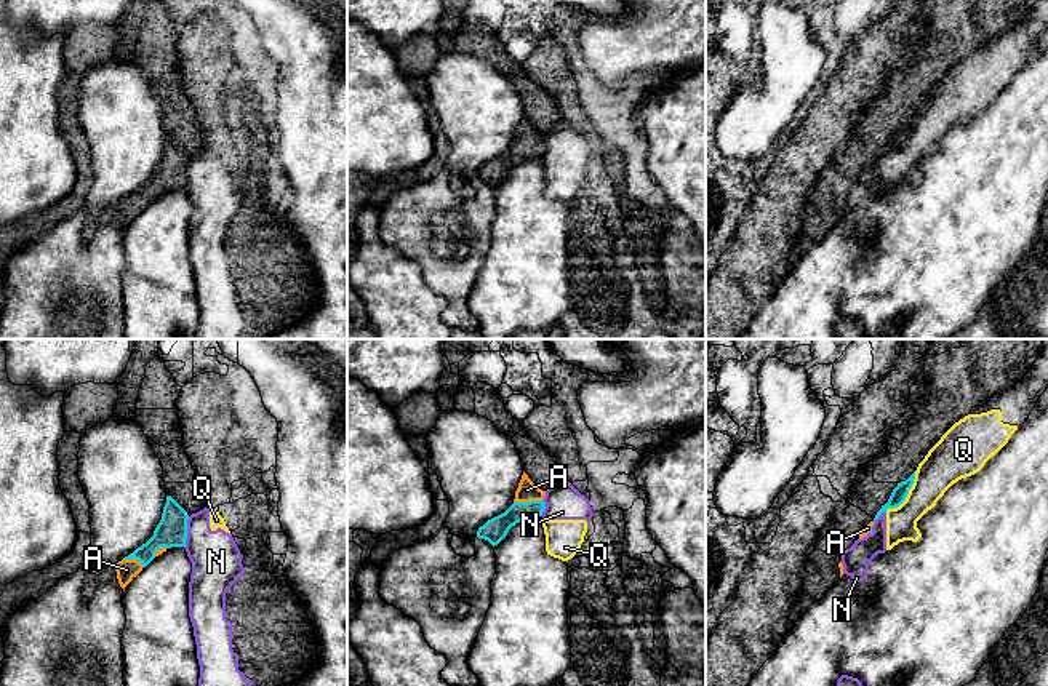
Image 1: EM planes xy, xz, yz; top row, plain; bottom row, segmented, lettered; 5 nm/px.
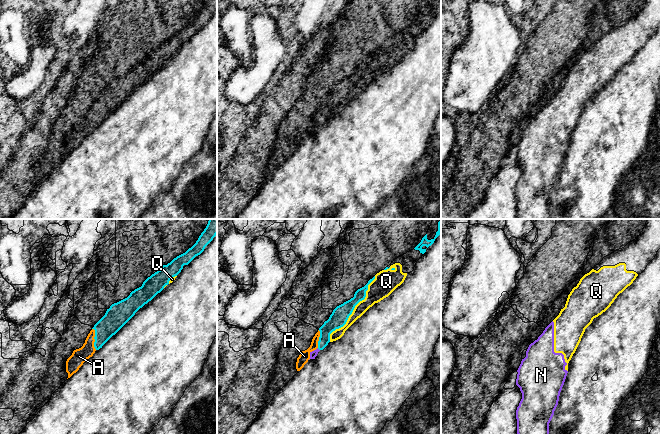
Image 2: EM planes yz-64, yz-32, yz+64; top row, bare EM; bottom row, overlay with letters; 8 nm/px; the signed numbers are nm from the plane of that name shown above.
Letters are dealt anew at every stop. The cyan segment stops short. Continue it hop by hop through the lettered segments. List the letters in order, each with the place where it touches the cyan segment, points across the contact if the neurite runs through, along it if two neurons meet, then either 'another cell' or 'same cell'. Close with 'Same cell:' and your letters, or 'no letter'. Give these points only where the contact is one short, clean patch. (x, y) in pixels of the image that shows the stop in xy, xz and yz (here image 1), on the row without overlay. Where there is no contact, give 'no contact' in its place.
A: xz (527, 144) | across xz (495, 171), (527, 144), (527, 131) | same cell
N: xy (186, 175) | along xy (189, 159), (184, 189) | another cell
Q: yz (908, 135) | another cell
Same cell: A

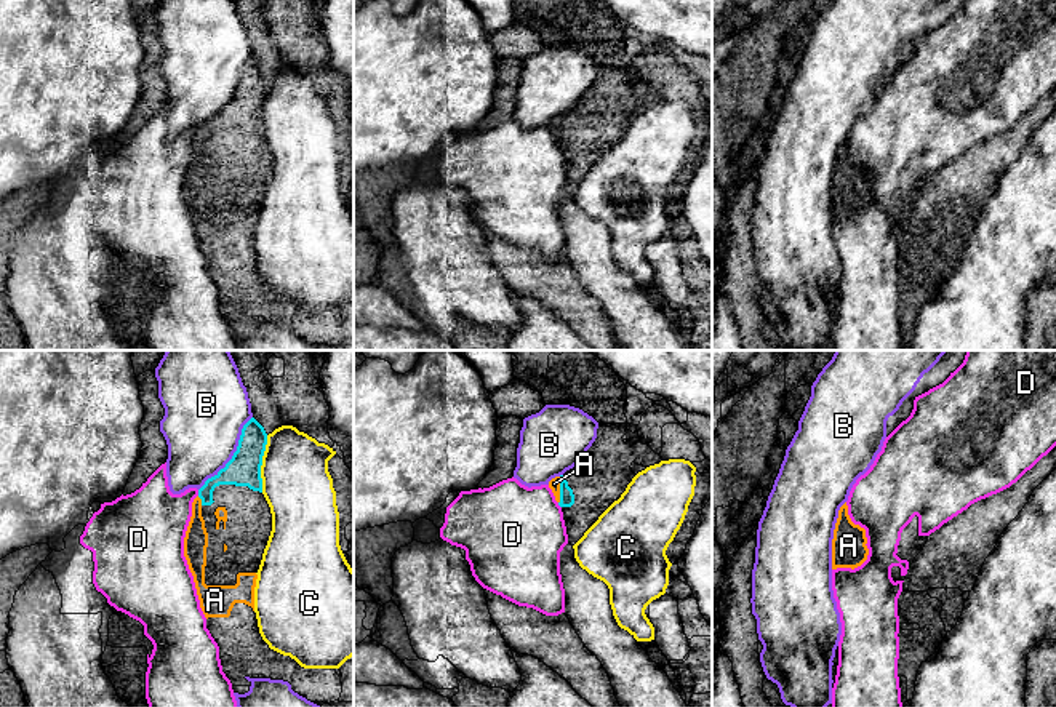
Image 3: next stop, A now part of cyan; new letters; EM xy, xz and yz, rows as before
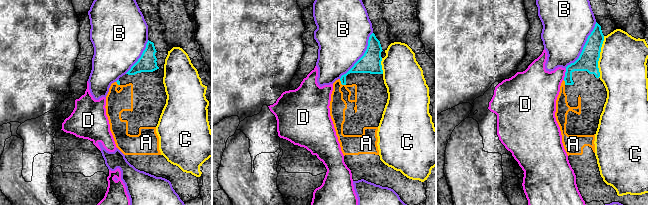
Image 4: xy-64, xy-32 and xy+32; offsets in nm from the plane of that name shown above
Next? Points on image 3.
A: xz (560, 131) | across xz (567, 139), (560, 131), (554, 125) | same cell
B: xy (234, 96) | another cell
C: xy (261, 106) | another cell
D: xy (199, 135) | another cell
Same cell: A

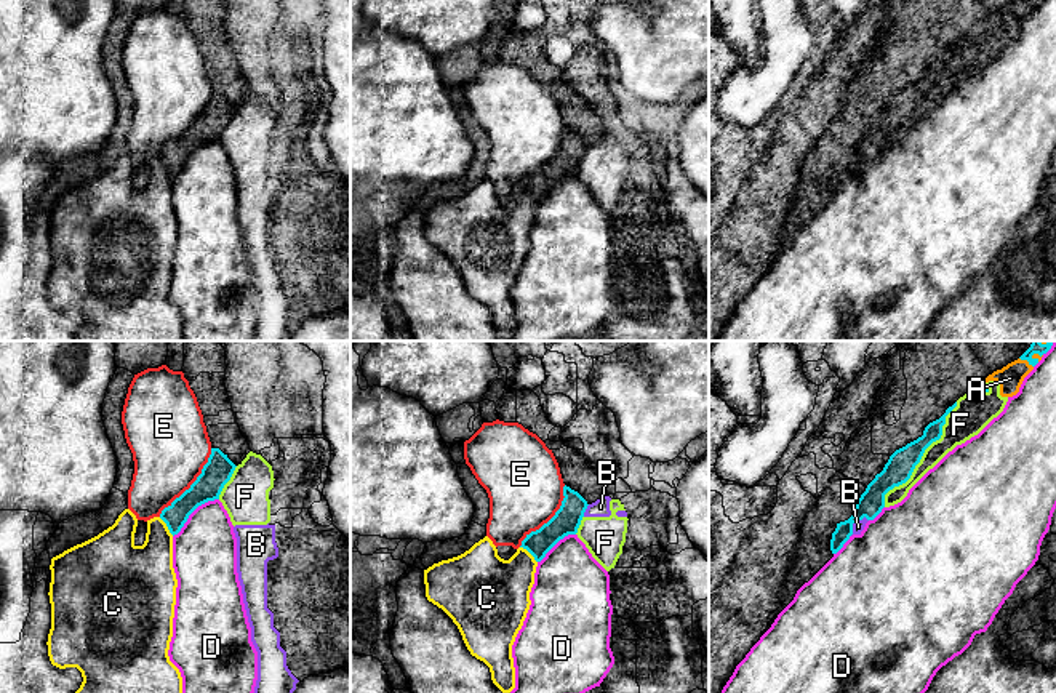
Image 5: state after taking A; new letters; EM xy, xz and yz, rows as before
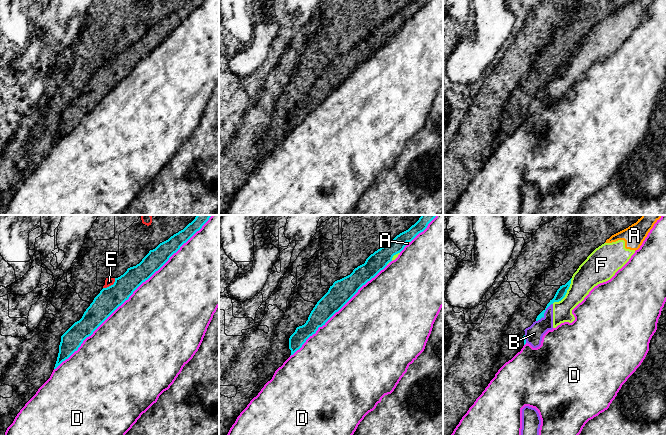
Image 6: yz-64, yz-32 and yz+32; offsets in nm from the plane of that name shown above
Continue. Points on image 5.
A: yz (1026, 0) | another cell
B: yz (852, 167) | along yz (864, 157), (853, 167), (850, 176) | another cell
C: xy (167, 167) | another cell
D: xy (192, 152) | another cell
E: xy (192, 125) | another cell
F: yz (922, 96) | another cell
Same cell: no letter

